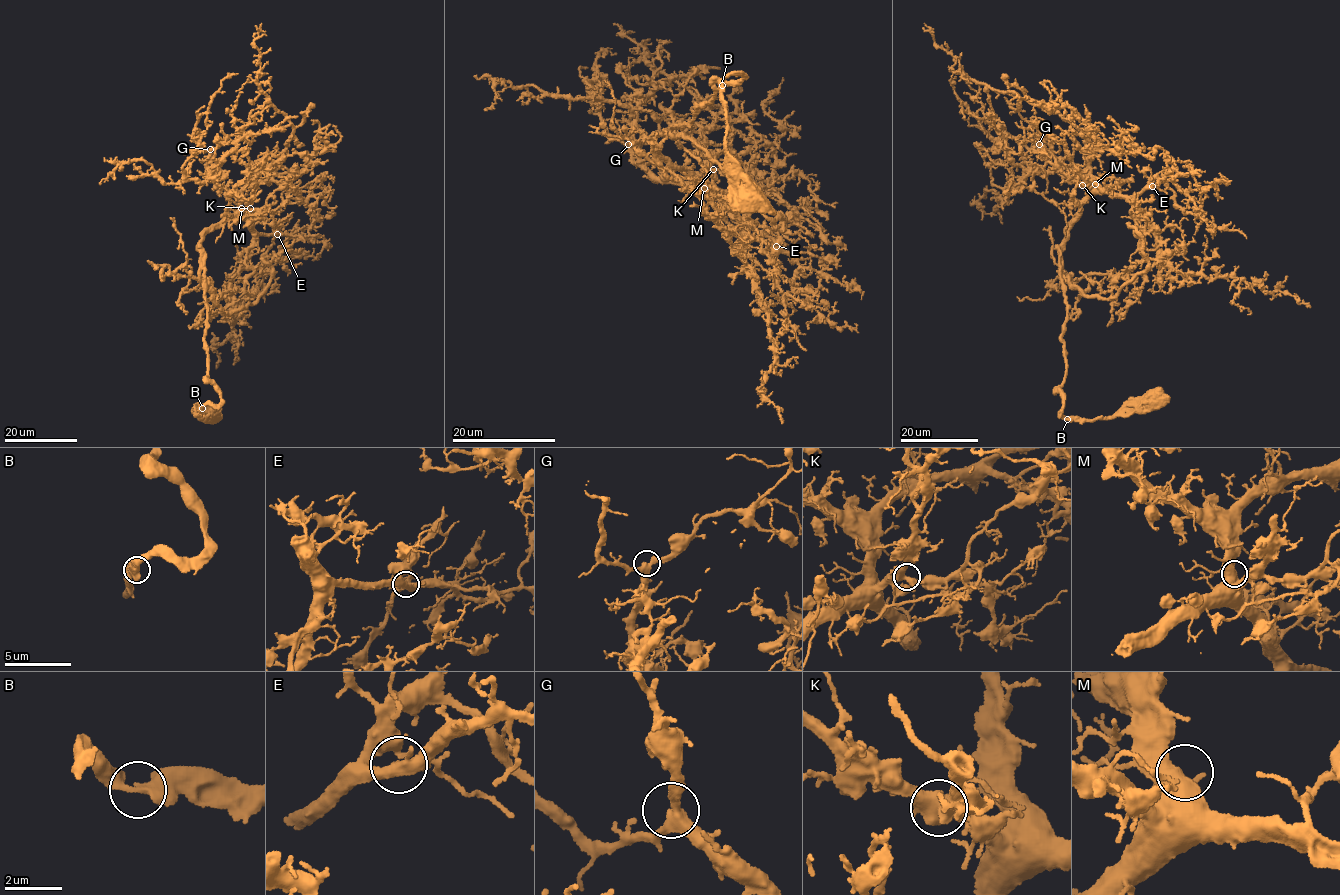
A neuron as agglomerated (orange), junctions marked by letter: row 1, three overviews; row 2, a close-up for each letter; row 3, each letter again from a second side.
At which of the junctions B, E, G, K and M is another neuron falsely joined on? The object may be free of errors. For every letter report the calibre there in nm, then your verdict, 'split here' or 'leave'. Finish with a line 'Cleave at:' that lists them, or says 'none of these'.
B: calibre 400 nm; leave
E: calibre 360 nm; leave
G: calibre 380 nm; leave
K: calibre 500 nm; leave
M: calibre 550 nm; leave
Cleave at: none of these

